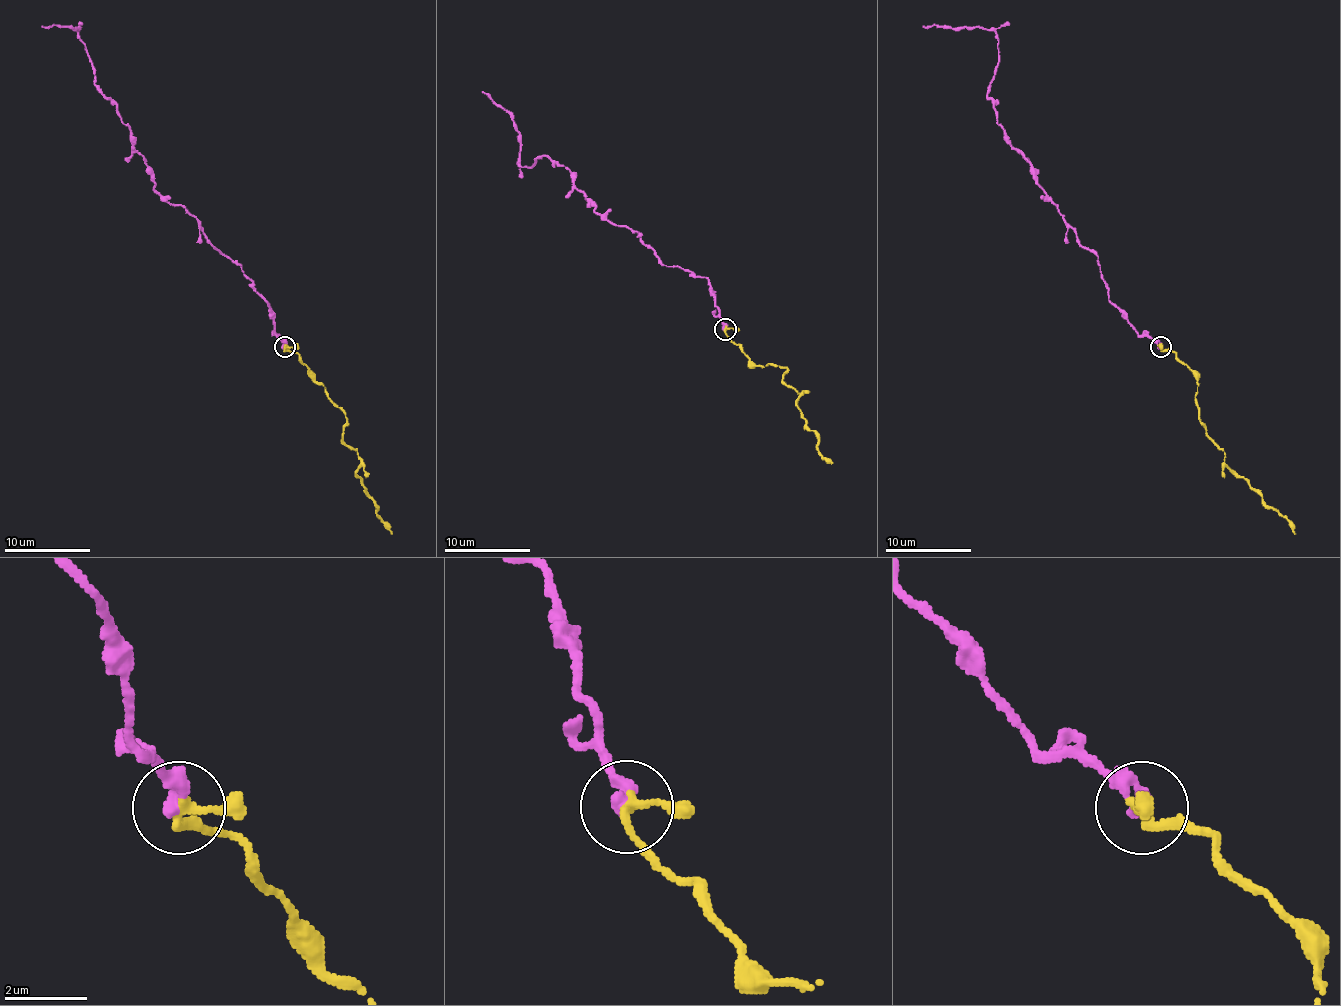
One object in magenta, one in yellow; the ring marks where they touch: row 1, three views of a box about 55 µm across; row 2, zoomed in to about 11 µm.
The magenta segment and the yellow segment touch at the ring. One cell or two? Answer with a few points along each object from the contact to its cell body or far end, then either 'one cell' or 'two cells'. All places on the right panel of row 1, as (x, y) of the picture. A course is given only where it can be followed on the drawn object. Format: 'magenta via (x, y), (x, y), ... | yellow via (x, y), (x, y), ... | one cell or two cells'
magenta via (1160, 346), (1108, 299), (1097, 255), (1080, 242), (1000, 126), (987, 93), (998, 63), (996, 33), (922, 26) | yellow via (1160, 346), (1173, 350), (1196, 378), (1194, 398), (1199, 415), (1225, 452), (1225, 463), (1296, 534) | one cell

